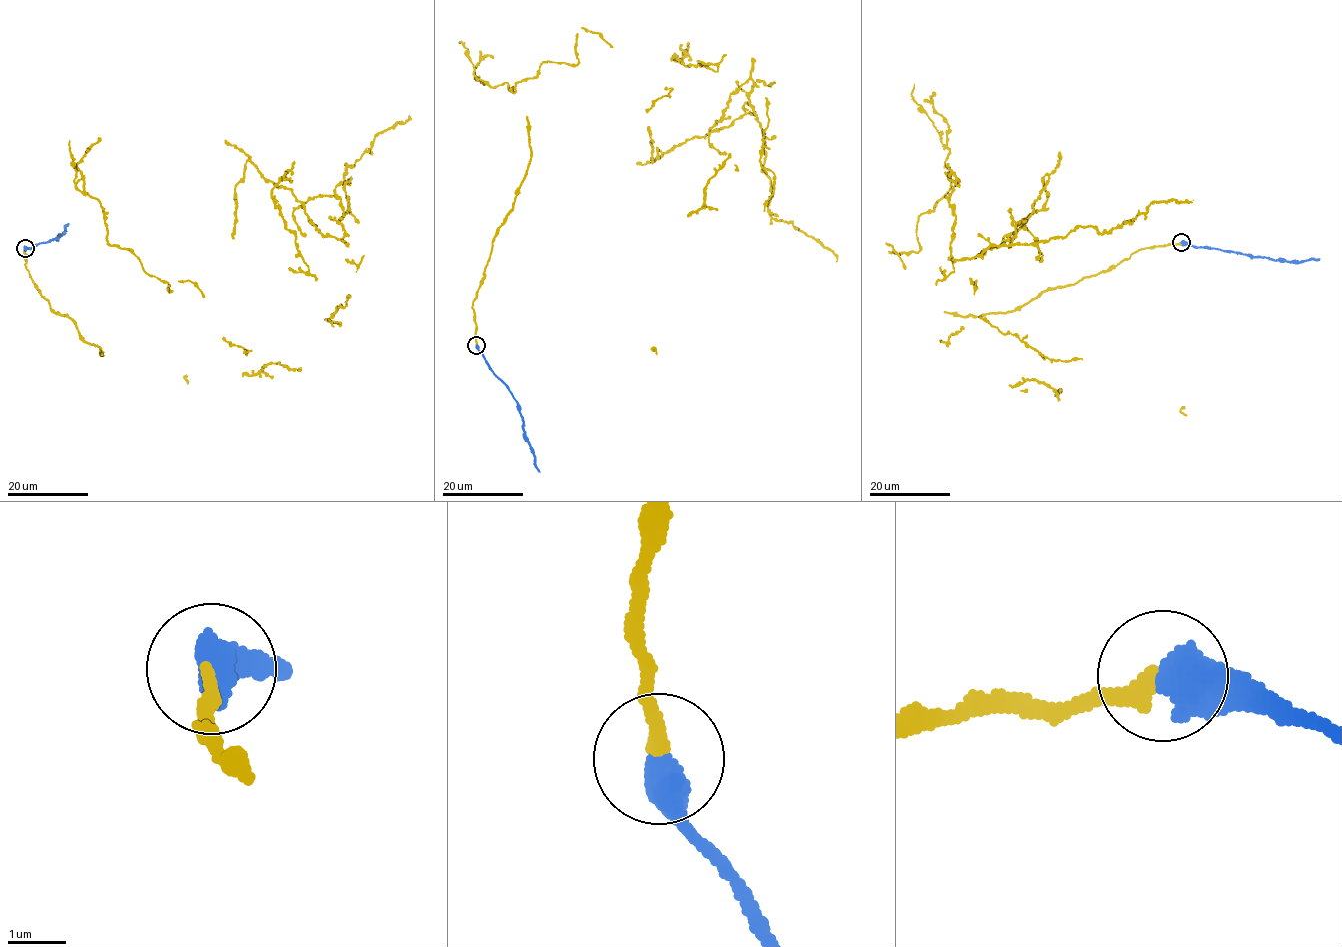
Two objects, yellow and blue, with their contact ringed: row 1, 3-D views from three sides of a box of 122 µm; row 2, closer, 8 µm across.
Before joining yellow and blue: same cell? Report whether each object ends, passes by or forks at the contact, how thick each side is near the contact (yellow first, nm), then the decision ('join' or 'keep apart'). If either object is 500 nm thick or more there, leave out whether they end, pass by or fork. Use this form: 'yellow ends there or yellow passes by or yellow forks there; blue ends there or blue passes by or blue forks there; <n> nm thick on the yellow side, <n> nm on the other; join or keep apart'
280 nm thick on the yellow side, 600 nm on the other; join

